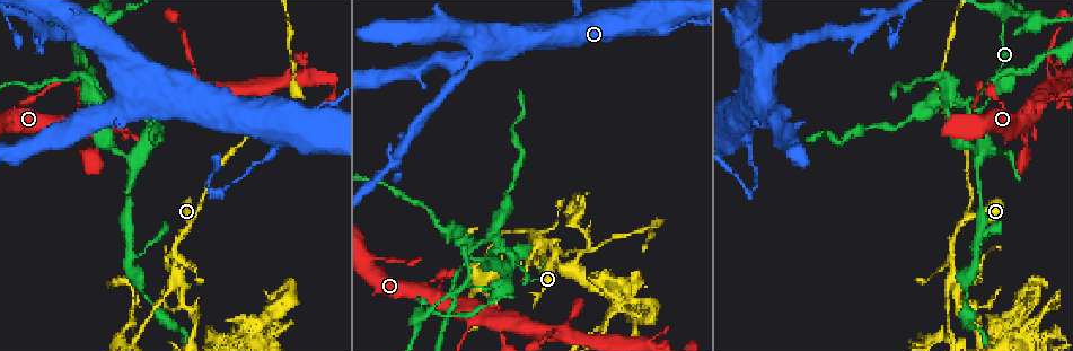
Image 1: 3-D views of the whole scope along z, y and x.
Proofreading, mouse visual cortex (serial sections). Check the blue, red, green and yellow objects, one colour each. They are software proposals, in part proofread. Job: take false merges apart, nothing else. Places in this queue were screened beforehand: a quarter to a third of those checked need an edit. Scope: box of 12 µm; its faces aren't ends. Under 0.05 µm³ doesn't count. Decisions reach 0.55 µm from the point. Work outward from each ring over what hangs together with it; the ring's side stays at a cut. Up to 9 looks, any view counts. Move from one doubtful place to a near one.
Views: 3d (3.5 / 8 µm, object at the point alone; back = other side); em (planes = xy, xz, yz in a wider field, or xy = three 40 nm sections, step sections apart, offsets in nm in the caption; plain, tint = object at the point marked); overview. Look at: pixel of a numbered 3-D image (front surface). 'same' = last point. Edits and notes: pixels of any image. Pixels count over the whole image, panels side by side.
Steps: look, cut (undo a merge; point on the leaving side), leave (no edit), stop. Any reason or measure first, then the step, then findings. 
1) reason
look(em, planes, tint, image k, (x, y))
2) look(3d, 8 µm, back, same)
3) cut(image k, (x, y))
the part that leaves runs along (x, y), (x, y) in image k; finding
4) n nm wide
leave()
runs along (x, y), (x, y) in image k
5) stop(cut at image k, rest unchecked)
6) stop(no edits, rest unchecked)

four arms meet
look(em, xy, step 2, tint, image 1, (1025, 134))

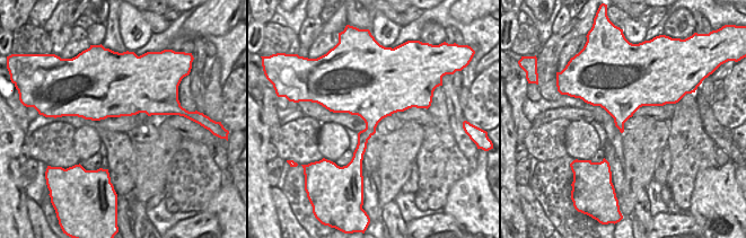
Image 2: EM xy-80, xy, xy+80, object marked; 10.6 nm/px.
look(3d, 3.5 µm, same)

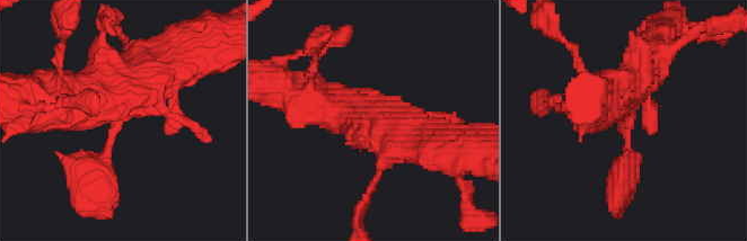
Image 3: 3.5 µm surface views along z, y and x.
480 nm wide
leave()
runs along (298, 95), (436, 141) in image 3; all the same cell

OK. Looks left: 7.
a fork
look(3d, 3.5 µm, image 1, (501, 282))

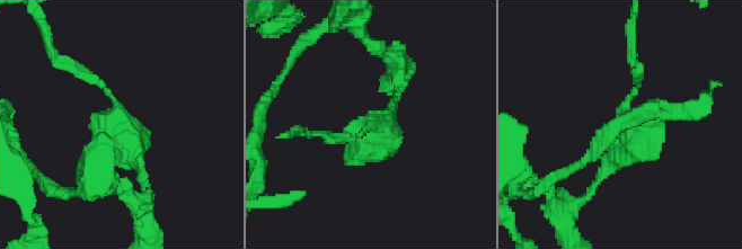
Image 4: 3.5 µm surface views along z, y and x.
need the tissue
look(em, xy, step 2, tint, image 4, (369, 130))

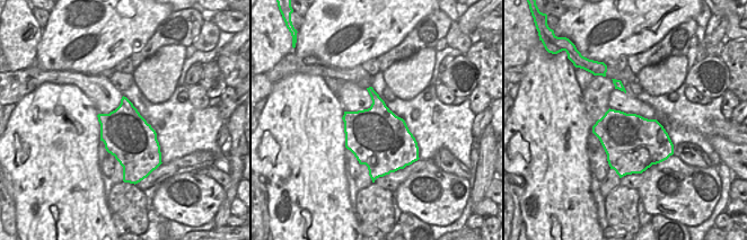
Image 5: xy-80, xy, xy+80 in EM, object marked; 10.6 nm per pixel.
leave()
runs along (84, 74), (117, 103), (146, 189) in image 4; all the same cell

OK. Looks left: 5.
abrupt turn
look(3d, 3.5 µm, image 1, (104, 19))

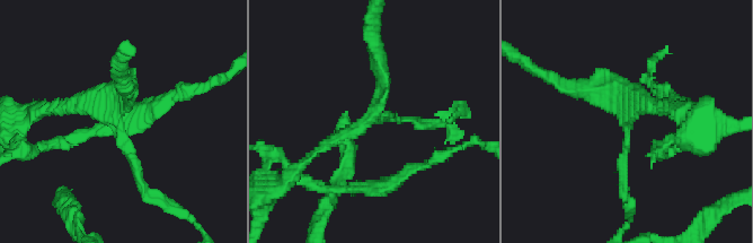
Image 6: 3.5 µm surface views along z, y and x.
3 arms; arms of 150, 150, 200 nm; shape alone is not enough
look(em, planes, tint, image 6, (368, 120))

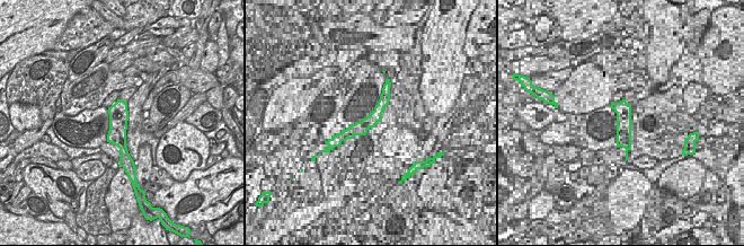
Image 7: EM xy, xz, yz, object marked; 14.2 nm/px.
look(em, xy, step 3, tint, same)

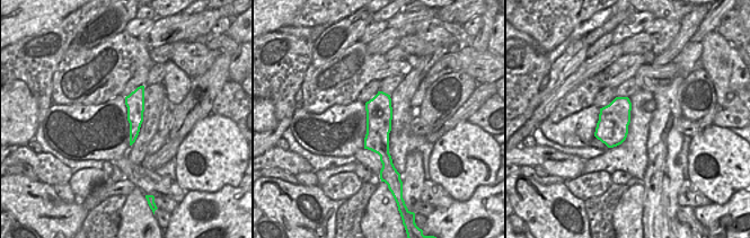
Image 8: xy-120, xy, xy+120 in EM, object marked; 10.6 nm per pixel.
leave()
runs along (145, 188), (111, 115), (55, 109) in image 6; continuous, no second cell

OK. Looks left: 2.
arms part here
look(3d, 8 µm, image 1, (979, 158))

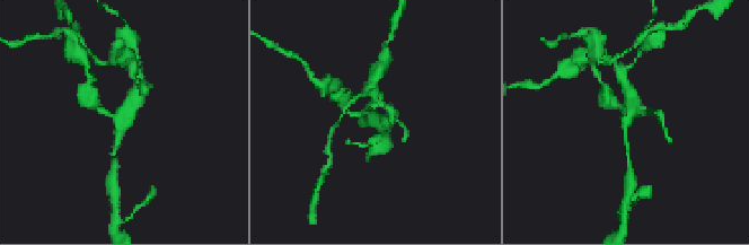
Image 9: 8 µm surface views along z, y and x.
3 arms; arms of 150, 150, 400 nm
look(em, xy, step 2, tint, image 9, (628, 119))

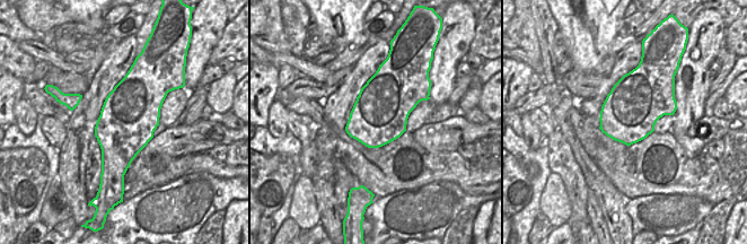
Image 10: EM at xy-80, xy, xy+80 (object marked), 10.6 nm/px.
leave()
all the same cell

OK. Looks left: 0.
stop(no edits, rest unchecked)

